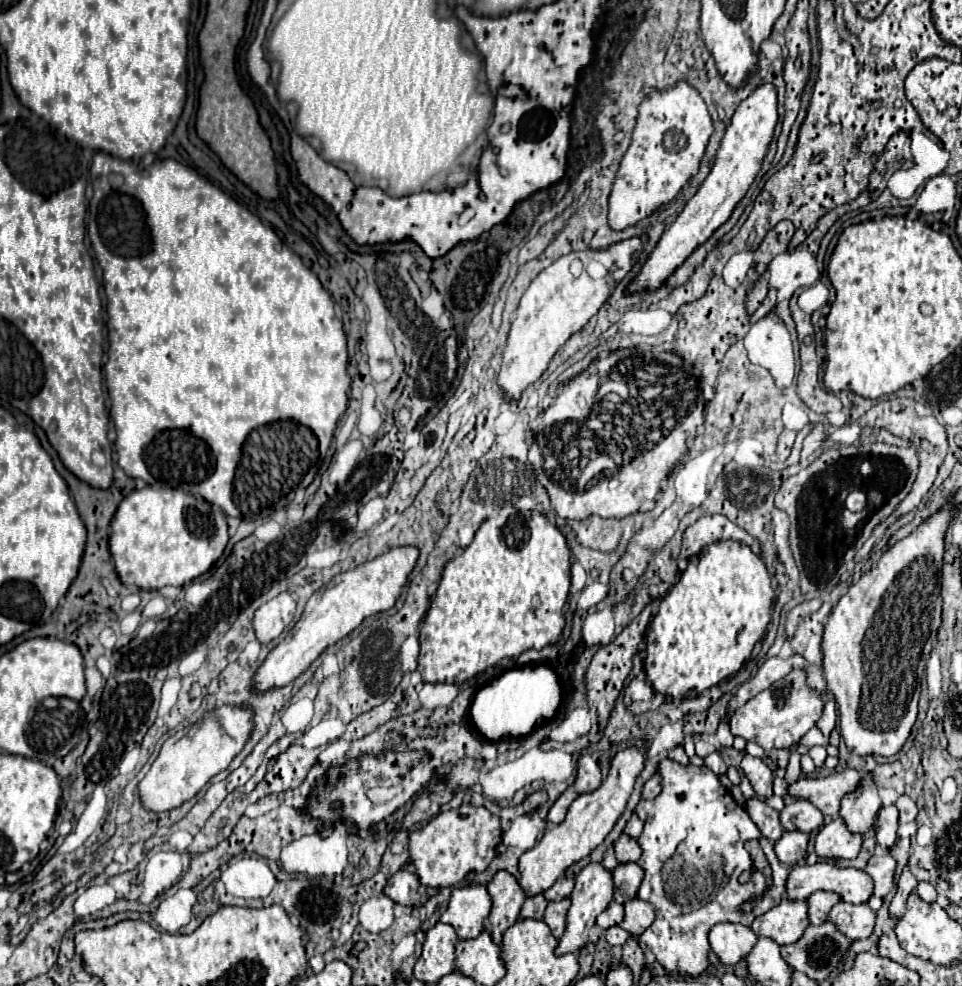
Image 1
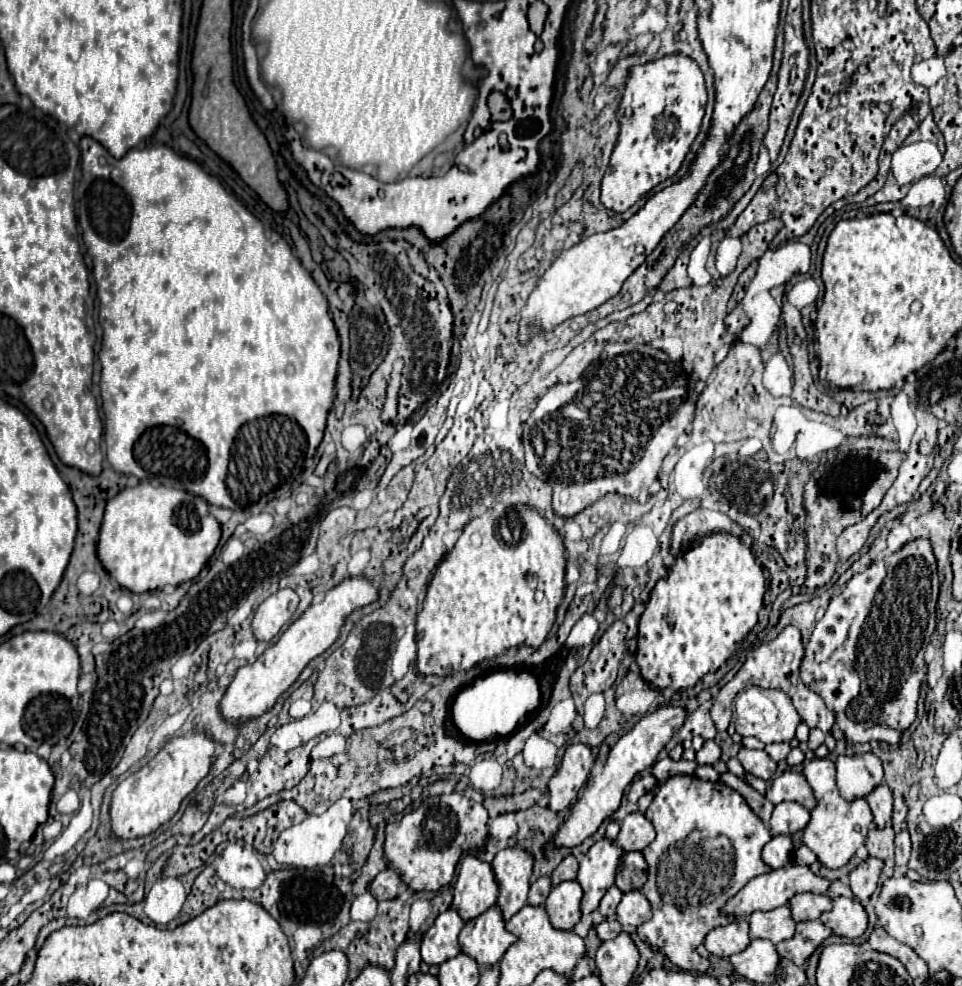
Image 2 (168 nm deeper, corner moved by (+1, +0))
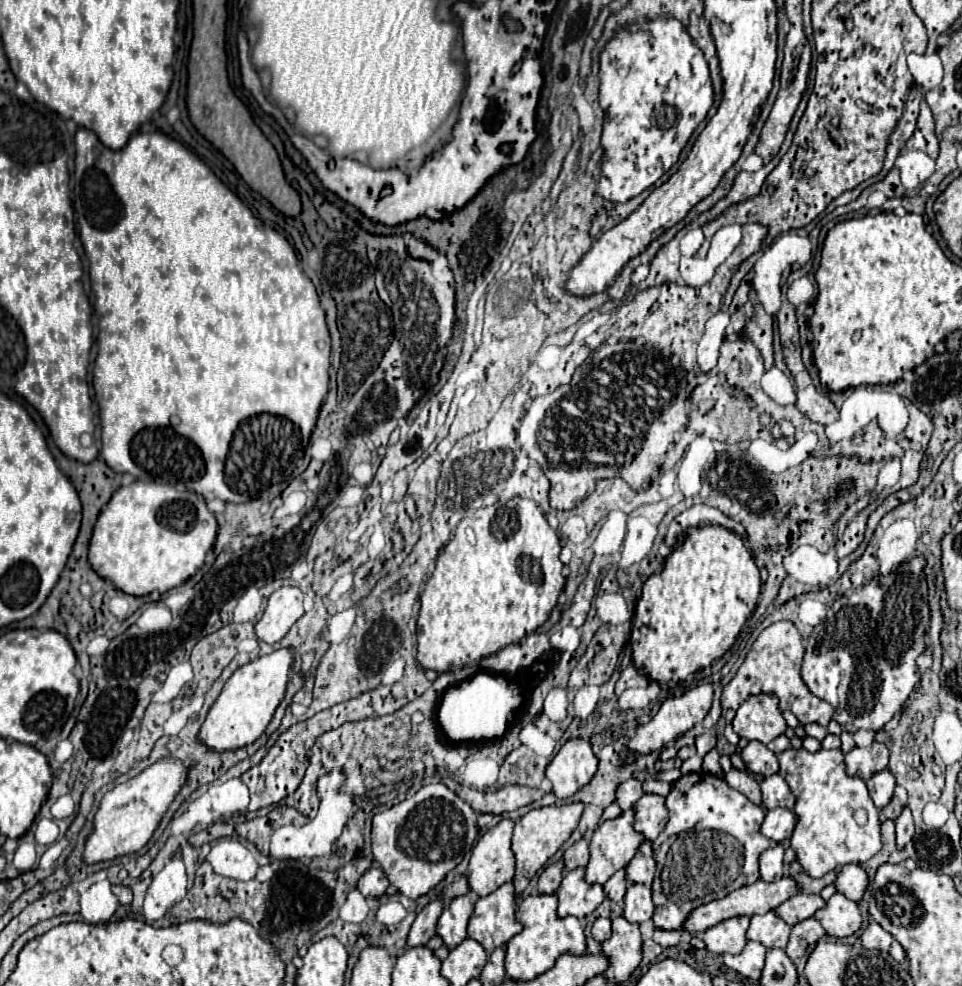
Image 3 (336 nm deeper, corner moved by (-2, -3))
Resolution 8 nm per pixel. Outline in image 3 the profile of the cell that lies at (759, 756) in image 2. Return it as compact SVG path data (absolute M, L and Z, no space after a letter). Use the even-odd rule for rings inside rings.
M750 741L742 749L742 759L744 759L748 771L752 771L754 775L768 777L768 775L778 773L778 759L776 759L776 755L766 745L762 745L760 741Z

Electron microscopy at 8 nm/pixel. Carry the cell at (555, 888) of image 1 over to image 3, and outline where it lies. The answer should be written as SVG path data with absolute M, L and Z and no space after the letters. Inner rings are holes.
M582 837L580 841L576 841L572 847L564 851L564 865L566 871L572 871L576 867L584 867L586 863L588 863L588 839Z

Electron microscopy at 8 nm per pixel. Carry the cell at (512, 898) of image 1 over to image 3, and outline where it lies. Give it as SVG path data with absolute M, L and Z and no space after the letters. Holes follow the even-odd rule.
M568 803L568 805L550 805L550 807L540 807L528 811L514 827L514 837L512 837L512 851L516 855L516 875L514 875L514 887L516 895L522 895L534 873L562 847L562 843L574 833L578 827L578 821L582 817L584 803Z

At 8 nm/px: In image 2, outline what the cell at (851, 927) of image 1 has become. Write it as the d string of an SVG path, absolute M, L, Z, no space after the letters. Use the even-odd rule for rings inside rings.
M843 896L833 900L833 910L825 912L821 916L821 922L829 926L833 934L845 938L859 938L869 924L865 908L859 902Z

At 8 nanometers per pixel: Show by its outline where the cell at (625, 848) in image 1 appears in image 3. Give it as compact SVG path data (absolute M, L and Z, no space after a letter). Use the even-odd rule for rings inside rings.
M644 793L638 799L638 807L636 807L636 821L634 827L636 831L640 831L644 835L644 839L654 841L662 829L666 827L668 821L668 809L664 805L664 797L662 795L654 795L654 793Z

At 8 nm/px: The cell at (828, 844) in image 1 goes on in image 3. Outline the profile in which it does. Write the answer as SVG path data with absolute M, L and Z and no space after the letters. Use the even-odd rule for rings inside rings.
M790 747L782 753L778 753L778 761L780 761L780 771L778 773L786 773L784 779L790 785L790 791L796 797L794 813L798 817L798 823L796 823L794 833L790 837L790 847L794 849L796 859L802 865L806 875L822 877L828 871L834 871L836 867L842 867L842 865L848 865L848 863L864 863L882 849L878 809L876 809L874 801L868 795L866 783L860 777L850 777L846 773L842 749L830 749L830 751L818 749L816 753L810 753L804 747L802 749L792 749ZM858 807L864 807L868 811L868 823L864 827L856 825L856 821L854 821L854 811Z

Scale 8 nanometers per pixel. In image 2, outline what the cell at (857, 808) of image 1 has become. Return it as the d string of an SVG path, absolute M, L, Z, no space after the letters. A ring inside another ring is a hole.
M873 754L839 756L837 758L837 788L847 802L855 798L867 798L875 786L883 784L881 760Z

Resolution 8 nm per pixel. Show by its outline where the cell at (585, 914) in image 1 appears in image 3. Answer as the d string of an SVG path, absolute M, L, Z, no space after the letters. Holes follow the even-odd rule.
M632 807L628 811L622 811L620 817L602 821L596 827L596 831L592 835L592 841L590 841L590 861L586 865L586 881L588 883L604 885L618 869L626 867L630 863L630 859L636 855L644 837L642 837L642 833L638 833L634 829L634 815L636 815L636 807Z

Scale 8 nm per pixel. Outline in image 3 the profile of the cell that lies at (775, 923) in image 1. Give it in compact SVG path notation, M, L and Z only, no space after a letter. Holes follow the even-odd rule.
M768 911L764 915L752 915L750 927L746 931L746 937L752 941L760 941L766 949L780 947L784 949L788 943L790 925L784 923L780 917L776 917L774 911Z

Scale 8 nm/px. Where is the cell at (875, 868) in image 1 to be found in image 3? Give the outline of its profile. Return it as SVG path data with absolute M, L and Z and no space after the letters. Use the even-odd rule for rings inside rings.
M844 865L836 875L836 889L850 901L860 901L866 887L868 887L868 875L860 865Z

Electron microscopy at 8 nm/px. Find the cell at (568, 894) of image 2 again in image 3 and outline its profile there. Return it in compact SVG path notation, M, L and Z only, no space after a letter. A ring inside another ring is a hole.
M576 867L566 873L558 887L558 917L574 915L578 919L592 915L592 911L604 901L606 893L602 885L590 885L584 879L586 869Z

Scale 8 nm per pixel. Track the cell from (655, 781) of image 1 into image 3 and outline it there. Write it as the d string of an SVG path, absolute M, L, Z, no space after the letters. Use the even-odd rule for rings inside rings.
M628 779L628 781L618 785L618 789L616 789L616 803L620 805L622 811L626 811L626 809L630 809L638 801L638 797L642 797L642 793L644 791L642 791L640 781Z

